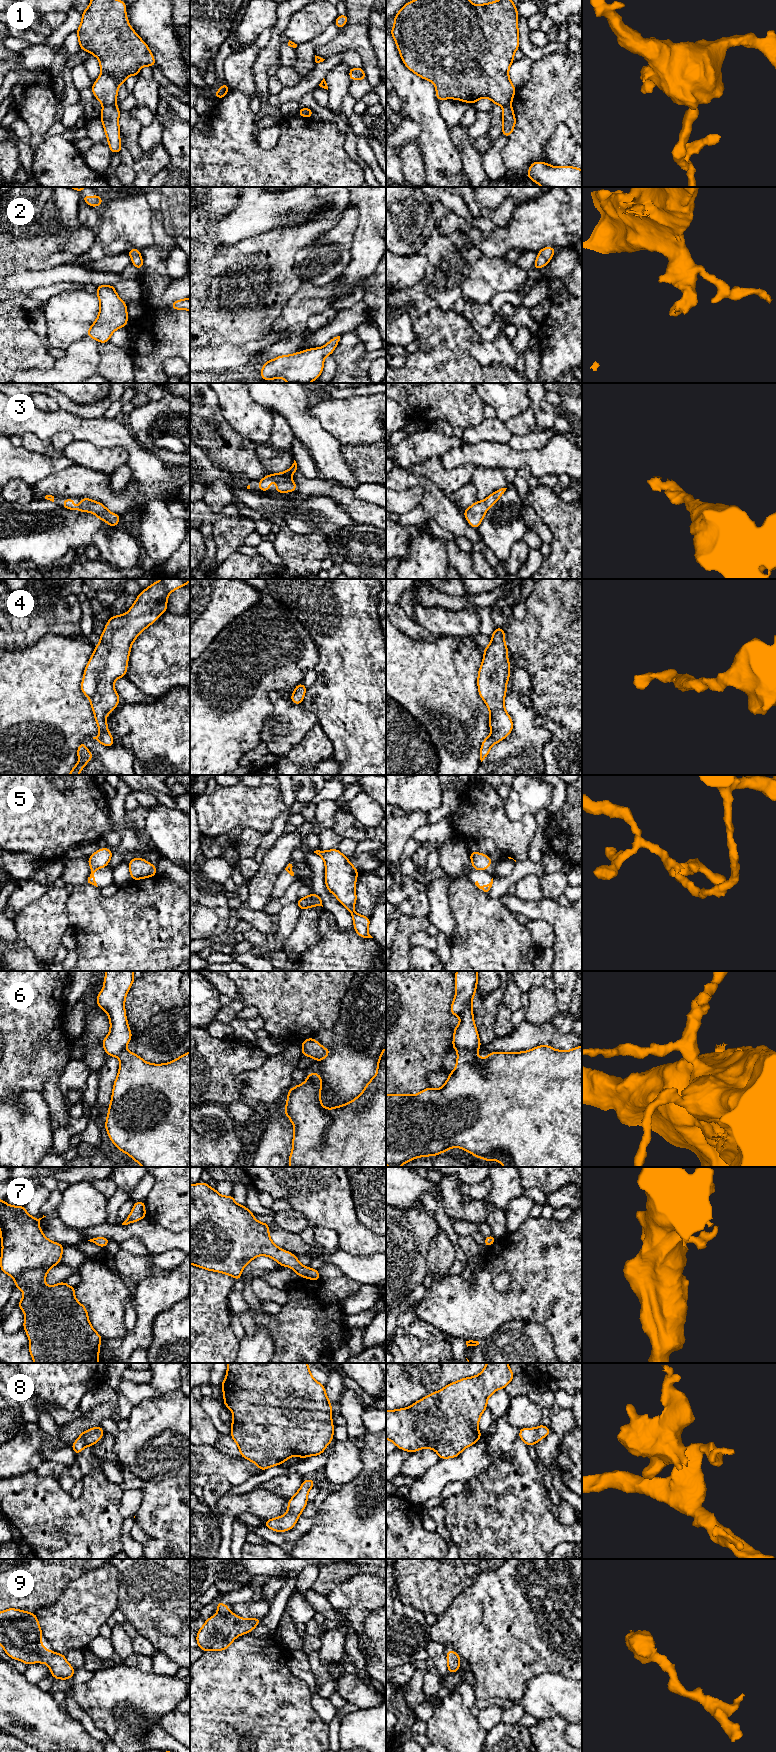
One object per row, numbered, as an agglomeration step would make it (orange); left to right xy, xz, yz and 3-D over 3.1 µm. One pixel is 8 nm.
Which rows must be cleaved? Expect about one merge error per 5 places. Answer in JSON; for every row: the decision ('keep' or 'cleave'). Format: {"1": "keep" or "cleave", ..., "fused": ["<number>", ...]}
{"1": "cleave", "2": "keep", "3": "keep", "4": "keep", "5": "cleave", "6": "keep", "7": "keep", "8": "keep", "9": "keep", "fused": ["1", "5"]}

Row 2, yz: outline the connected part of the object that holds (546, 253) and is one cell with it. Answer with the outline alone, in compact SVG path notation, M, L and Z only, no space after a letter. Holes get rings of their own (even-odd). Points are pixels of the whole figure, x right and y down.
M544 247L538 252L538 257L535 260L533 268L541 269L545 265L548 264L548 262L552 259L554 256L555 247Z

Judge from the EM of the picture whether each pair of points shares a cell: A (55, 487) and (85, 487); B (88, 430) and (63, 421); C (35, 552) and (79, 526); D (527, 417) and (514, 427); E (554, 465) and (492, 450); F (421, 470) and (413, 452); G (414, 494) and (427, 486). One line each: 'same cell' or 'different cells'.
A: same cell
B: same cell
C: same cell
D: same cell
E: same cell
F: different cells
G: different cells

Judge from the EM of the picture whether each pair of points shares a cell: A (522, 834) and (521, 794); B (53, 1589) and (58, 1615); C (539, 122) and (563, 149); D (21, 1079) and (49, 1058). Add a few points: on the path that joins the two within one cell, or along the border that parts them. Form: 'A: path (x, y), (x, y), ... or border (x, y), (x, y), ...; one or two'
A: border (503, 802), (511, 820), (526, 814), (534, 816); two
B: border (70, 1582), (54, 1603), (43, 1607), (36, 1614); two
C: border (565, 124), (560, 123), (545, 142), (545, 158); two
D: path (28, 1072), (42, 1058); one

